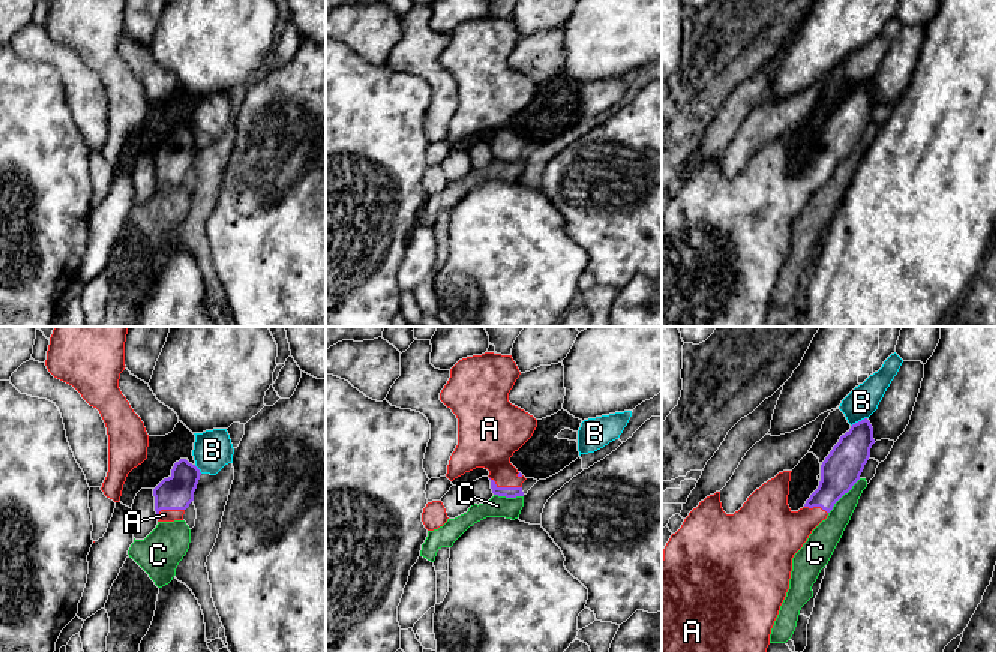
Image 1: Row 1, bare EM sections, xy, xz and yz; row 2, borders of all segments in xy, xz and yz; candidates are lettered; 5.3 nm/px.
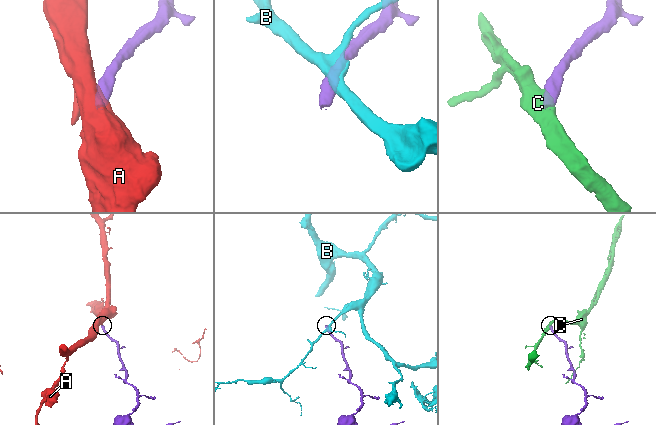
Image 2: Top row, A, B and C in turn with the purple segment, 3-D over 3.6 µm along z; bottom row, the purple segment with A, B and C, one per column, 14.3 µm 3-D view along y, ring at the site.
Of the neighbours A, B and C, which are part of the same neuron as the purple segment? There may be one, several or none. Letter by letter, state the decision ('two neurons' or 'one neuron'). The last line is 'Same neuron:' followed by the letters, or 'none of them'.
A: one neuron
B: two neurons
C: two neurons
Same neuron: A

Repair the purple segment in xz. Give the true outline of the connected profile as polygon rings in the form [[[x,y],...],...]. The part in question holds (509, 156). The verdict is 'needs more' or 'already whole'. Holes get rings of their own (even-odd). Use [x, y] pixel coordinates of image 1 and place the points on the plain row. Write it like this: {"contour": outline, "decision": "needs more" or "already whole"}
{"contour": [[[494,16],[462,22],[450,33],[450,42],[440,57],[440,64],[458,82],[458,109],[446,138],[450,145],[476,132],[485,132],[489,135],[494,159],[524,160],[522,147],[527,142],[510,127],[510,121],[533,100],[537,84],[509,66],[509,57],[519,39],[512,19]]], "decision": "needs more"}

